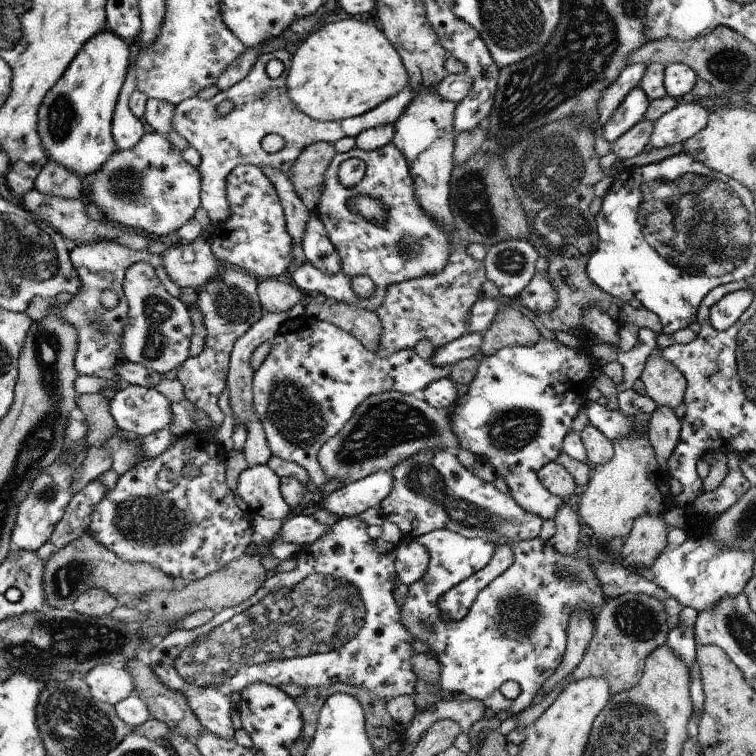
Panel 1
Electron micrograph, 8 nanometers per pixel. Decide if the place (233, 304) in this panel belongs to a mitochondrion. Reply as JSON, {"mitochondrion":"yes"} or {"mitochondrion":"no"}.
{"mitochondrion":"yes"}

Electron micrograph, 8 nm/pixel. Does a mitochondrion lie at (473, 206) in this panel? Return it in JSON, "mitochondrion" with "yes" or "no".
{"mitochondrion":"yes"}

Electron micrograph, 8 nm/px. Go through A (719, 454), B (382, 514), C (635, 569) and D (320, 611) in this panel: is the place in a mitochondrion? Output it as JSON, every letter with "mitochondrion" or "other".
{"A":"other","B":"other","C":"other","D":"mitochondrion"}

